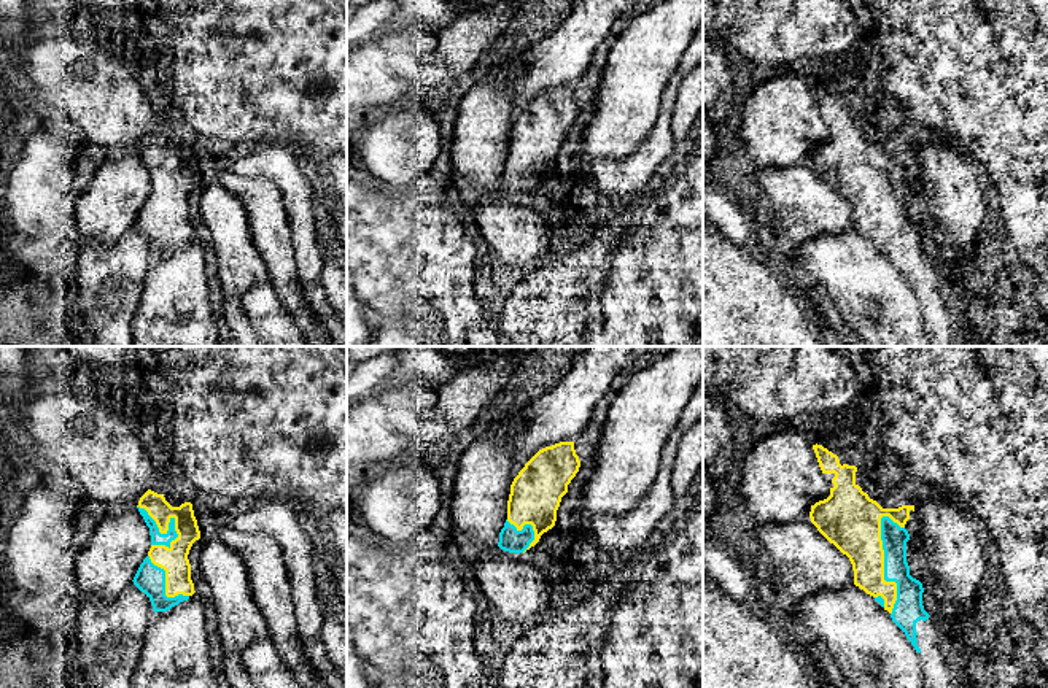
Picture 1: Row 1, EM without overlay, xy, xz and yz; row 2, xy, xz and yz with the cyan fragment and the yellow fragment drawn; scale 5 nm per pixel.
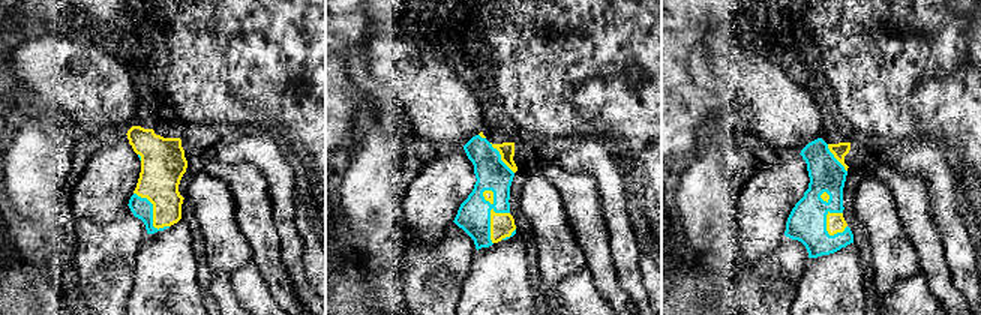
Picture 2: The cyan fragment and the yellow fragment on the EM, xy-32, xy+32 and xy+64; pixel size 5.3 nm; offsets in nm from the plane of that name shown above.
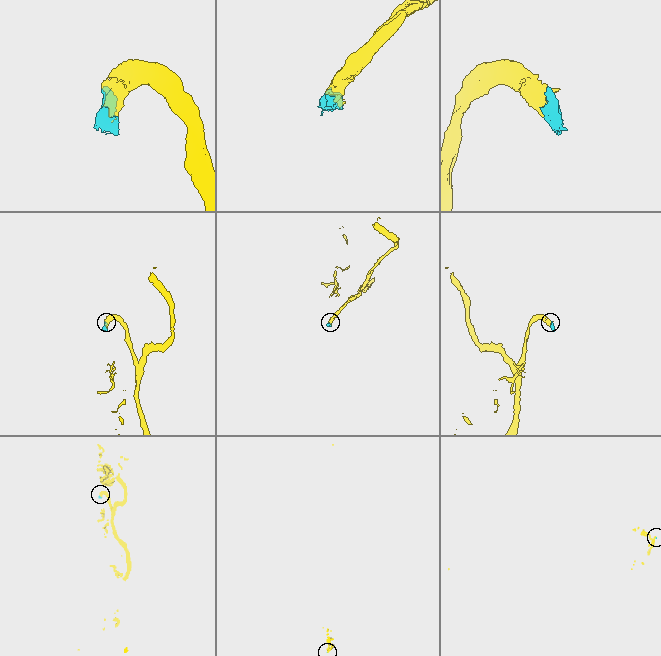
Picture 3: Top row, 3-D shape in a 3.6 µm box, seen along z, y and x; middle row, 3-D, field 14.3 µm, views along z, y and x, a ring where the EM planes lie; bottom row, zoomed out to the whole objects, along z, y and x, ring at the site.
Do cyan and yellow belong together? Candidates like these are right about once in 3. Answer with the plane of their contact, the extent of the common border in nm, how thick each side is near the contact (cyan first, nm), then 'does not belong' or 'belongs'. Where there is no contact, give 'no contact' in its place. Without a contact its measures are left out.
yz | 500 nm | 150/260 nm | belongs

